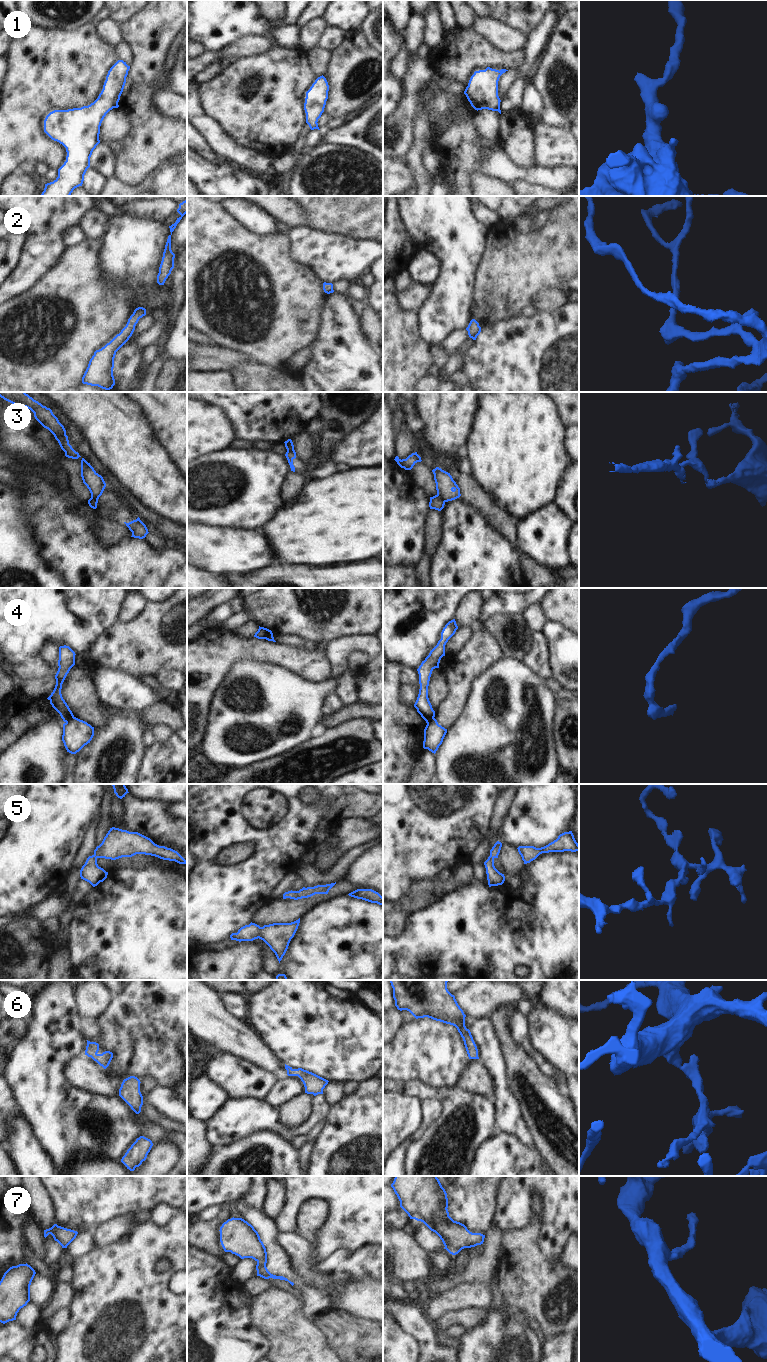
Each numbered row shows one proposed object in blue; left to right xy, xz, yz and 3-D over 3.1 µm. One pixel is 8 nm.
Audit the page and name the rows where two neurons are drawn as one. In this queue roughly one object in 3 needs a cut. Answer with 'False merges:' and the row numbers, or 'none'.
False merges: 3, 4

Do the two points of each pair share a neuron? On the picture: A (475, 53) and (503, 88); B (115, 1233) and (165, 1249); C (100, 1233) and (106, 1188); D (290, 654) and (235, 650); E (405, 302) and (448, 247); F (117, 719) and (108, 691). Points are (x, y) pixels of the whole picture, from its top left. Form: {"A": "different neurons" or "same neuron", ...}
{"A": "different neurons", "B": "different neurons", "C": "different neurons", "D": "same neuron", "E": "different neurons", "F": "different neurons"}

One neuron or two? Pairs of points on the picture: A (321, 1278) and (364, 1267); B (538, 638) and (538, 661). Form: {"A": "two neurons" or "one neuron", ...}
{"A": "two neurons", "B": "one neuron"}

